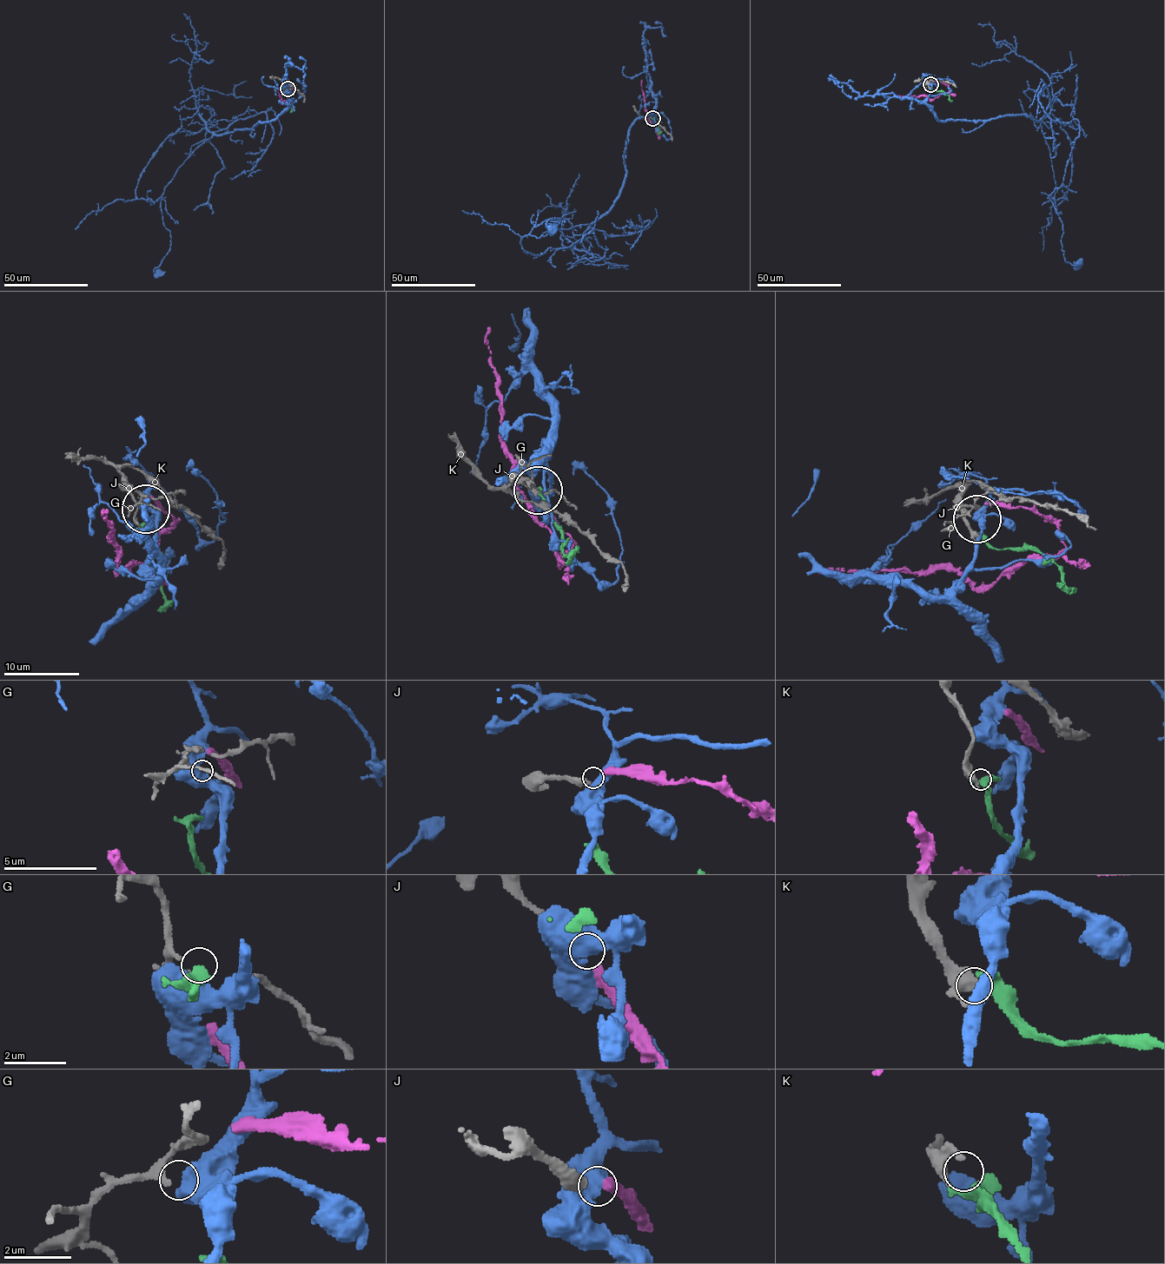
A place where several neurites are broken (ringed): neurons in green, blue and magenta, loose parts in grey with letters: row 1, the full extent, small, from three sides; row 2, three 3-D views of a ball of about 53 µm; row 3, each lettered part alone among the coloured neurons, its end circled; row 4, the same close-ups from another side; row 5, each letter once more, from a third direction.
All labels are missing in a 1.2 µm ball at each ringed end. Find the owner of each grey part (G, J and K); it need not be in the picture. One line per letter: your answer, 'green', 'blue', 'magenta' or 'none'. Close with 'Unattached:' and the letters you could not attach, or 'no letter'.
G: none
J: magenta
K: green
Unattached: G

